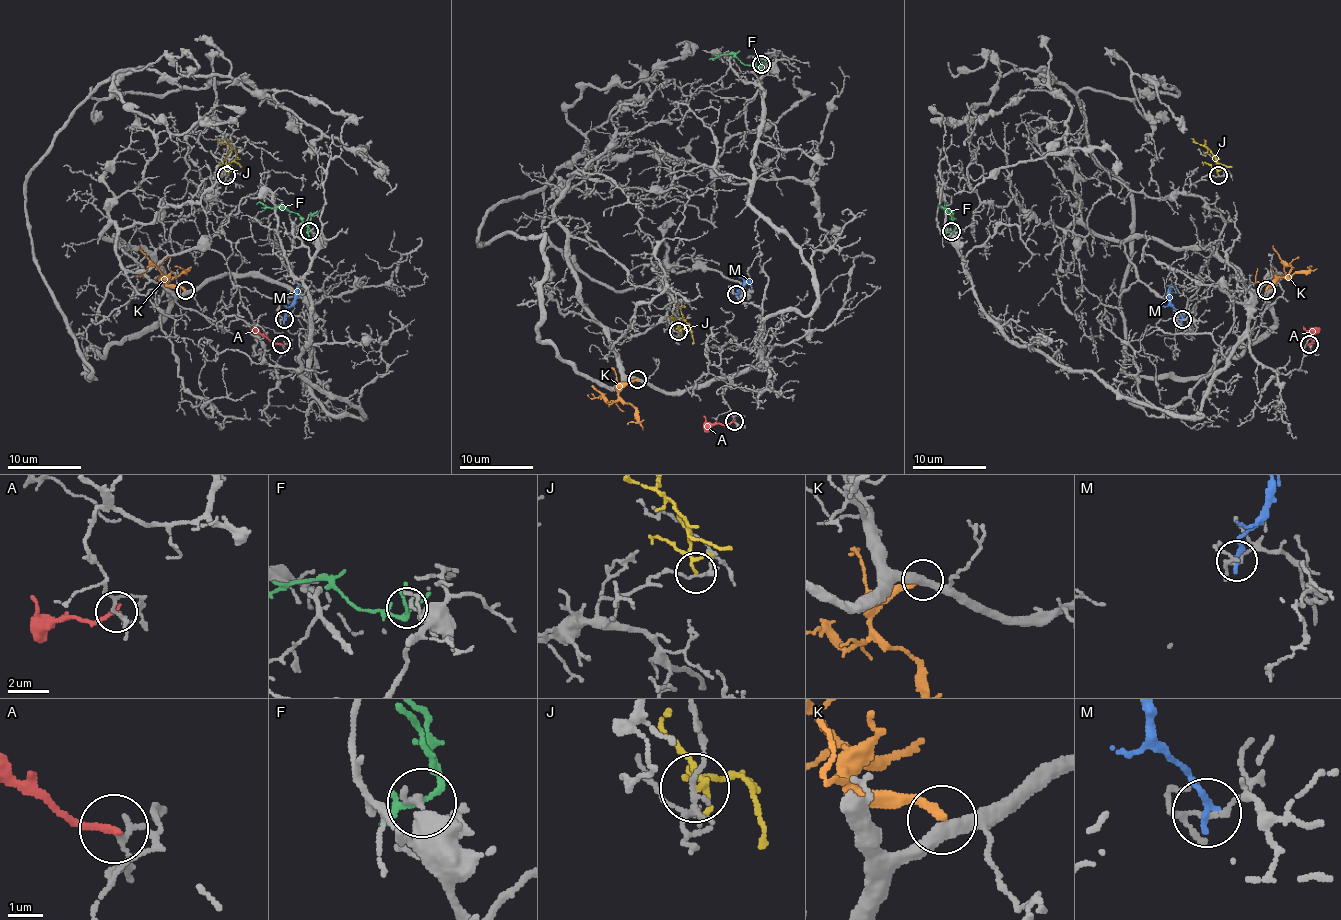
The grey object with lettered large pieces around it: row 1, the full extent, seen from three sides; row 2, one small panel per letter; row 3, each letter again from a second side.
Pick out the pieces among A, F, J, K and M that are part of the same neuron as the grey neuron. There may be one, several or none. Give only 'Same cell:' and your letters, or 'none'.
Same cell: none

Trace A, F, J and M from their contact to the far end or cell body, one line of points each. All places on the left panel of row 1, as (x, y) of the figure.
A: (282, 344), (271, 342), (250, 326)
F: (309, 232), (307, 225), (296, 213), (267, 208), (260, 202), (256, 204)
J: (226, 175), (228, 162), (225, 156), (230, 149), (223, 138)
M: (284, 318), (296, 287), (300, 293)

